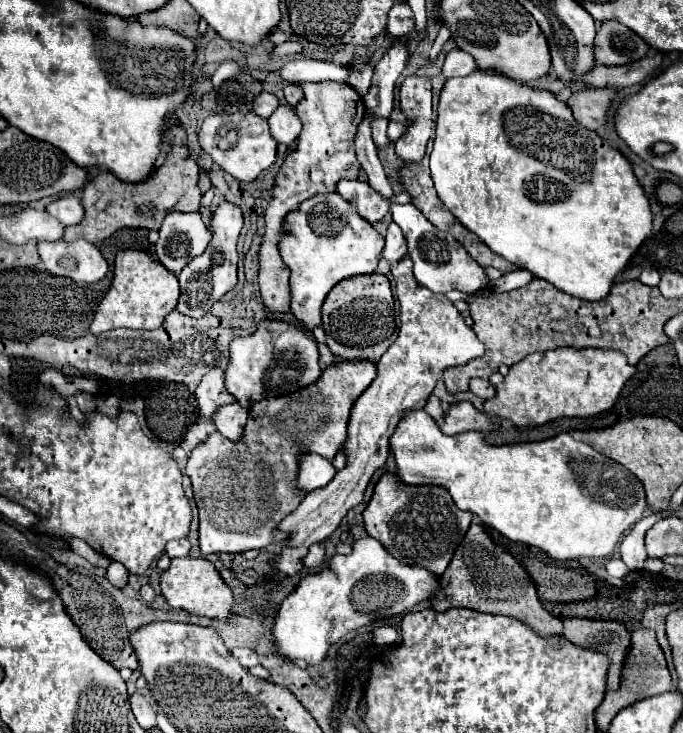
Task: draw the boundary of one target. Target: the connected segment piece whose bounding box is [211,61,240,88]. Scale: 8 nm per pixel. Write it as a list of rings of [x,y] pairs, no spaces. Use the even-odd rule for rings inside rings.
[[[233,61],[223,63],[212,75],[212,84],[218,88],[224,81],[230,79],[240,69],[240,66]]]

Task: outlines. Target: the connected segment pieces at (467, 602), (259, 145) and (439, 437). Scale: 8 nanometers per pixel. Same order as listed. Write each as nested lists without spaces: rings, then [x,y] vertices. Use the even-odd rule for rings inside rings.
[[[472,523],[464,541],[456,549],[448,569],[440,577],[442,589],[432,601],[432,609],[436,611],[448,611],[452,607],[466,607],[474,611],[486,611],[486,613],[500,613],[514,617],[528,625],[536,635],[540,637],[556,637],[562,635],[562,621],[554,615],[550,615],[538,601],[536,587],[530,581],[528,573],[520,563],[506,553],[502,547],[498,547],[488,533],[478,525]],[[446,589],[446,597],[444,597]],[[486,595],[486,597],[484,597]]]
[[[234,113],[234,115],[210,115],[204,119],[198,133],[200,147],[238,181],[254,181],[262,171],[276,163],[276,139],[268,131],[266,119],[256,113]]]
[[[422,409],[408,413],[390,437],[390,447],[398,465],[398,479],[406,485],[440,485],[446,487],[462,511],[472,511],[480,521],[510,541],[526,543],[546,551],[556,561],[566,559],[608,559],[624,533],[644,517],[648,507],[646,491],[638,477],[626,467],[600,455],[586,443],[572,439],[568,433],[560,433],[546,441],[502,445],[492,447],[484,443],[482,433],[460,433],[444,435],[438,423]]]

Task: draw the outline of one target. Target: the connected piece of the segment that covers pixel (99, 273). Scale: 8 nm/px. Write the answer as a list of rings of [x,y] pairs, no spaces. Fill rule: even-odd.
[[[76,239],[72,243],[66,243],[66,241],[38,243],[38,253],[40,253],[40,259],[42,259],[46,271],[50,271],[52,275],[68,277],[68,279],[78,281],[78,283],[94,283],[94,281],[100,281],[106,275],[106,271],[108,271],[108,263],[102,257],[102,253],[98,251],[98,247],[92,245],[86,239]]]

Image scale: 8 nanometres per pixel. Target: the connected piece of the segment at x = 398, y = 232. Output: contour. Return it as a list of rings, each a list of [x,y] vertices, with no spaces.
[[[392,221],[392,223],[388,225],[386,247],[384,247],[382,257],[388,259],[390,263],[396,263],[396,261],[400,261],[404,255],[406,255],[406,239],[404,239],[404,235],[402,235],[402,229]]]

